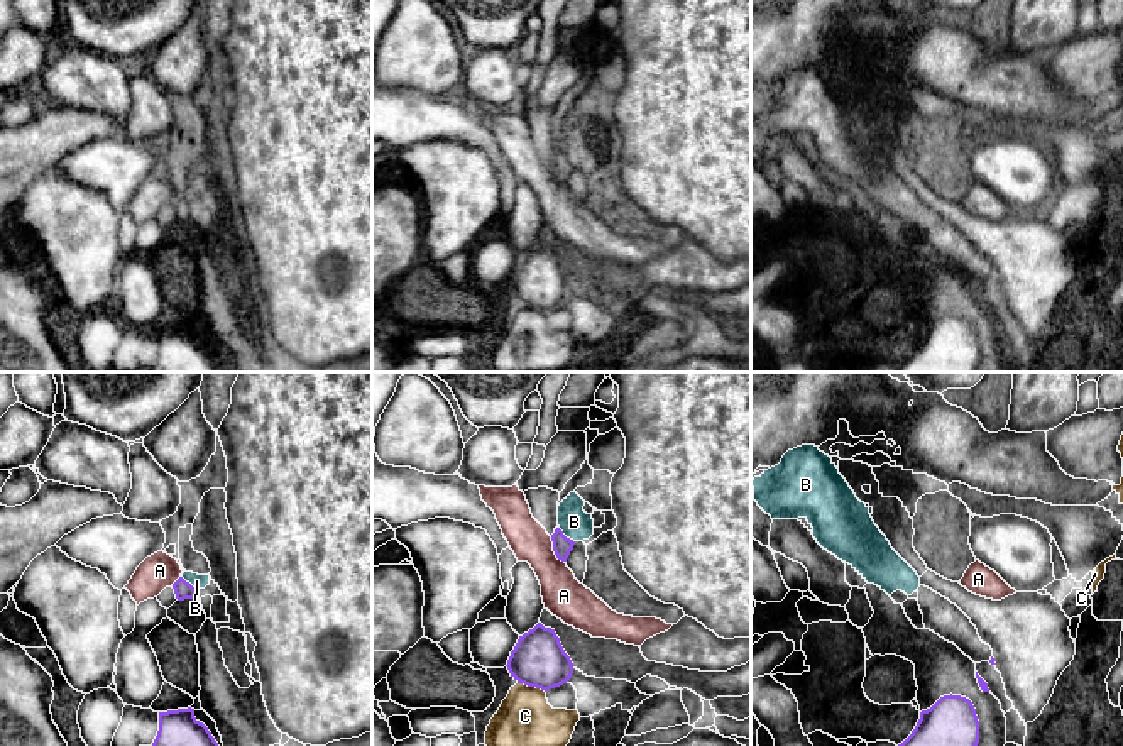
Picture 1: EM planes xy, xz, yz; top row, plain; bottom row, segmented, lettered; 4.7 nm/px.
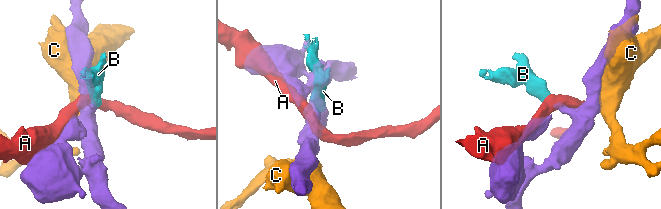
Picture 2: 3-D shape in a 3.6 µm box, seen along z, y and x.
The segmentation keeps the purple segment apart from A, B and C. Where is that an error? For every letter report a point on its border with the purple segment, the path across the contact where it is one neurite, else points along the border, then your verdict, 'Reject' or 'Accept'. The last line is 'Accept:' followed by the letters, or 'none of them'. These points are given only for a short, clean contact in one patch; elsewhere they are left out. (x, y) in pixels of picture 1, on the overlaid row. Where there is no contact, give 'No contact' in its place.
A: Touches purple at xz (553, 550). Reject
B: Touches purple at xz (565, 537). Boundary: xz (558, 528), (574, 542). Reject
C: Touches purple at xz (531, 685). Reject
Accept: none of them

